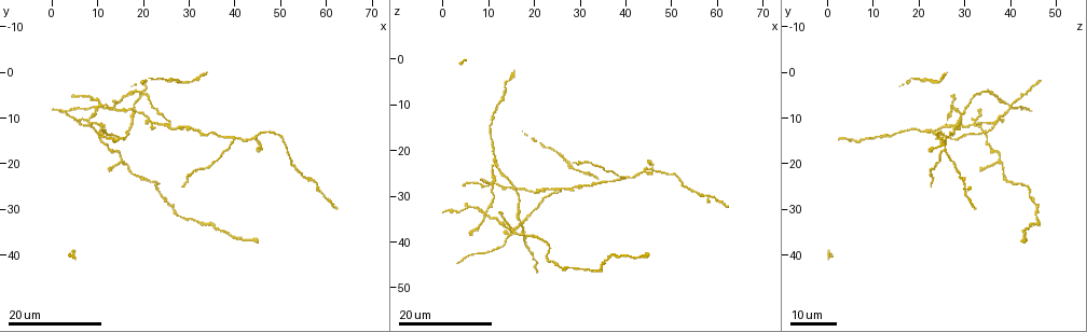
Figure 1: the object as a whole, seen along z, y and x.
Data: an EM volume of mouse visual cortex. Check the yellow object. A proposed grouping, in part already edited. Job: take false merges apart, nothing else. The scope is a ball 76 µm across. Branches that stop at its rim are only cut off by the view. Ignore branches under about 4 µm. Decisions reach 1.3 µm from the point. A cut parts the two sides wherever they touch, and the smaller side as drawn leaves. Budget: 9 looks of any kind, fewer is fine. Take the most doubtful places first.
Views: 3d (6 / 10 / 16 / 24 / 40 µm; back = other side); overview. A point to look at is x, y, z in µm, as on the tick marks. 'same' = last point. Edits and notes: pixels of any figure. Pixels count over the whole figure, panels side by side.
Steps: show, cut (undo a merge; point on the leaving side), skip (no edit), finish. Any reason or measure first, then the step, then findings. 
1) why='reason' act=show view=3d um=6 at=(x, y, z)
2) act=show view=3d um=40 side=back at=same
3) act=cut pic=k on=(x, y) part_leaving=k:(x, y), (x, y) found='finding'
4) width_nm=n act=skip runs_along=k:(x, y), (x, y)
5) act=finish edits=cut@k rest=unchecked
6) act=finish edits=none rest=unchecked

why='a fork' act=show view=3d um=24 at=(11.5, 13.0, 23.0)

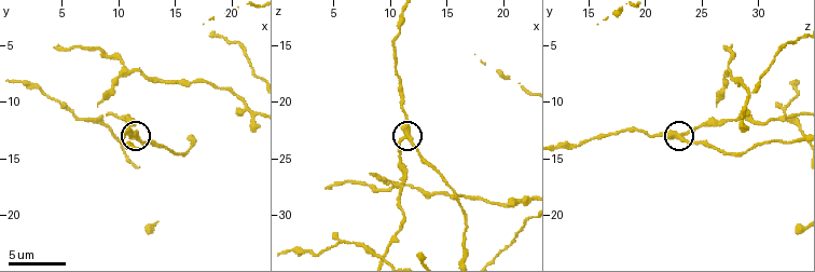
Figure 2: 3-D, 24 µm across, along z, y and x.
act=show view=3d um=6 at=(11.4, 13.2, 23.0)

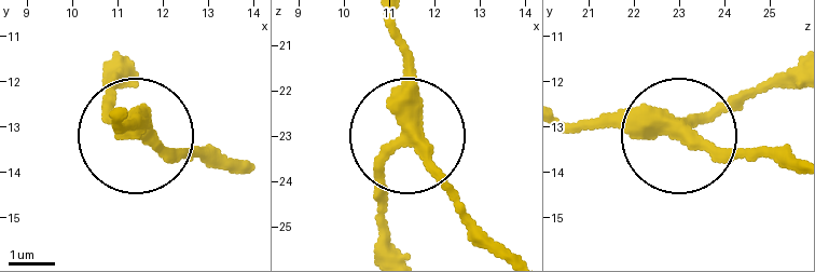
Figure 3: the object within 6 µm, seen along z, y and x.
arms=3 act=skip found='one cell here'

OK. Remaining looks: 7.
why='three-way junction' act=show view=3d um=16 at=(26.0, 11.5, 28.5)

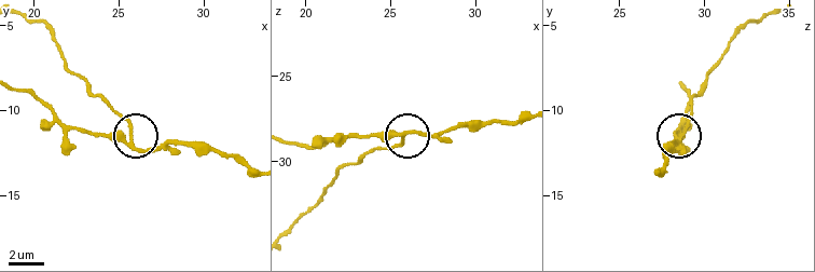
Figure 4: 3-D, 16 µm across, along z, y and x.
why='zoom in' act=show view=3d um=10 at=(25.8, 11.4, 28.8)

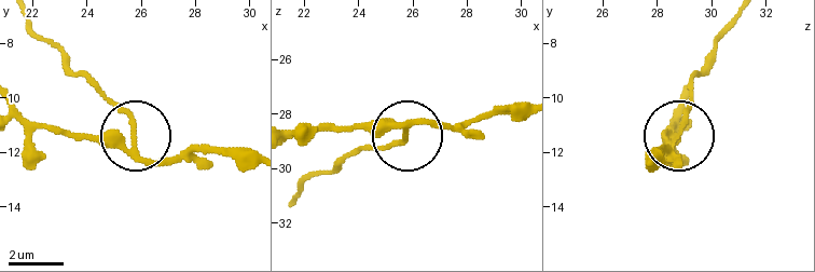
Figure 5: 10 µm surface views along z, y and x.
side_arm_um=34 act=cut pic=5 on=(132, 112) part_leaving=5:(137, 150), (129, 118), (28, 21) found='two cells meet here'

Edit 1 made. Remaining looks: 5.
why='see it whole again' act=show view=overview

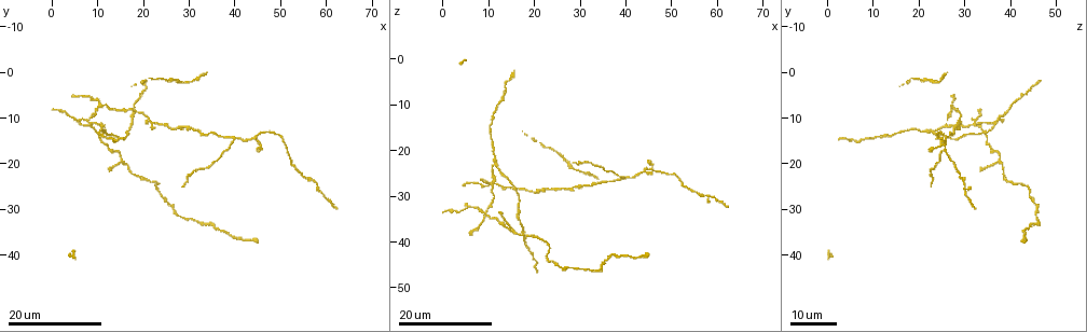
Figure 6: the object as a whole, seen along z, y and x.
why='arms part here' act=show view=3d um=16 at=(39.5, 14.5, 26.0)

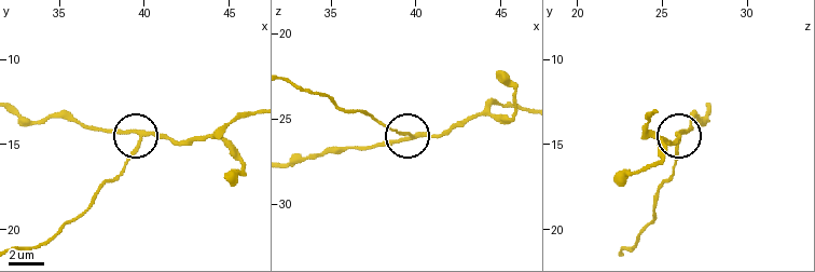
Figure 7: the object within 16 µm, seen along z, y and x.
act=show view=3d um=10 at=(39.7, 15.0, 26.1)

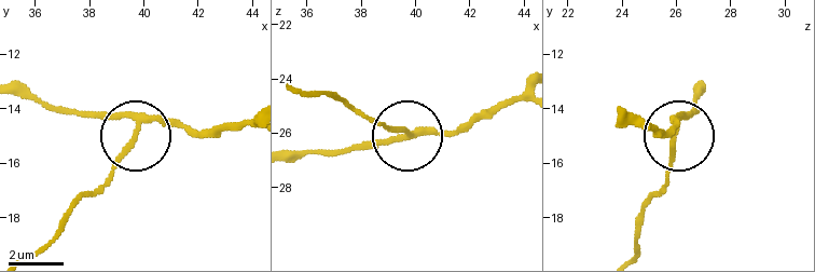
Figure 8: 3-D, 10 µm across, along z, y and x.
arms=3 act=cut pic=8 on=(115, 158) part_leaving=8:(135, 126), (133, 146), (107, 180), (38, 249) found='two cells meet here'

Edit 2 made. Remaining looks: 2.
why='branch point' act=show view=3d um=16 at=(44.5, 14.5, 24.5)

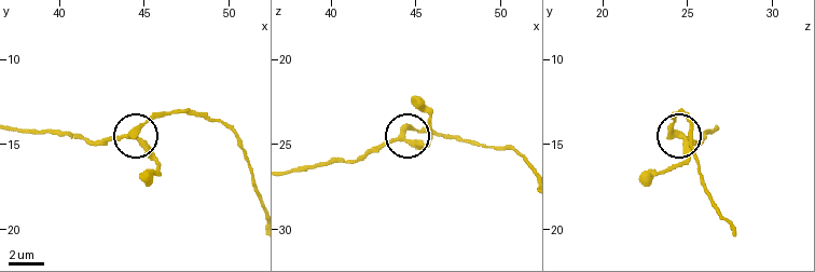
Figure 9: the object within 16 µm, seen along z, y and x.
act=show view=3d um=6 at=(44.3, 14.4, 24.4)

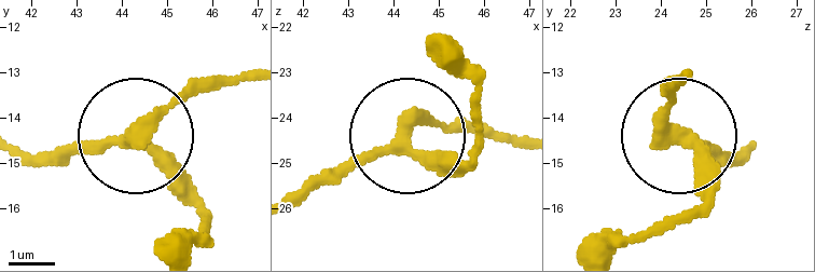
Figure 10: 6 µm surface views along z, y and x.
width_nm=300 act=skip runs_along=10:(290, 203), (402, 141), (472, 161) found='continuous, no second cell'

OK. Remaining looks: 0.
act=finish edits=cut@5,cut@8 rest=unchecked

